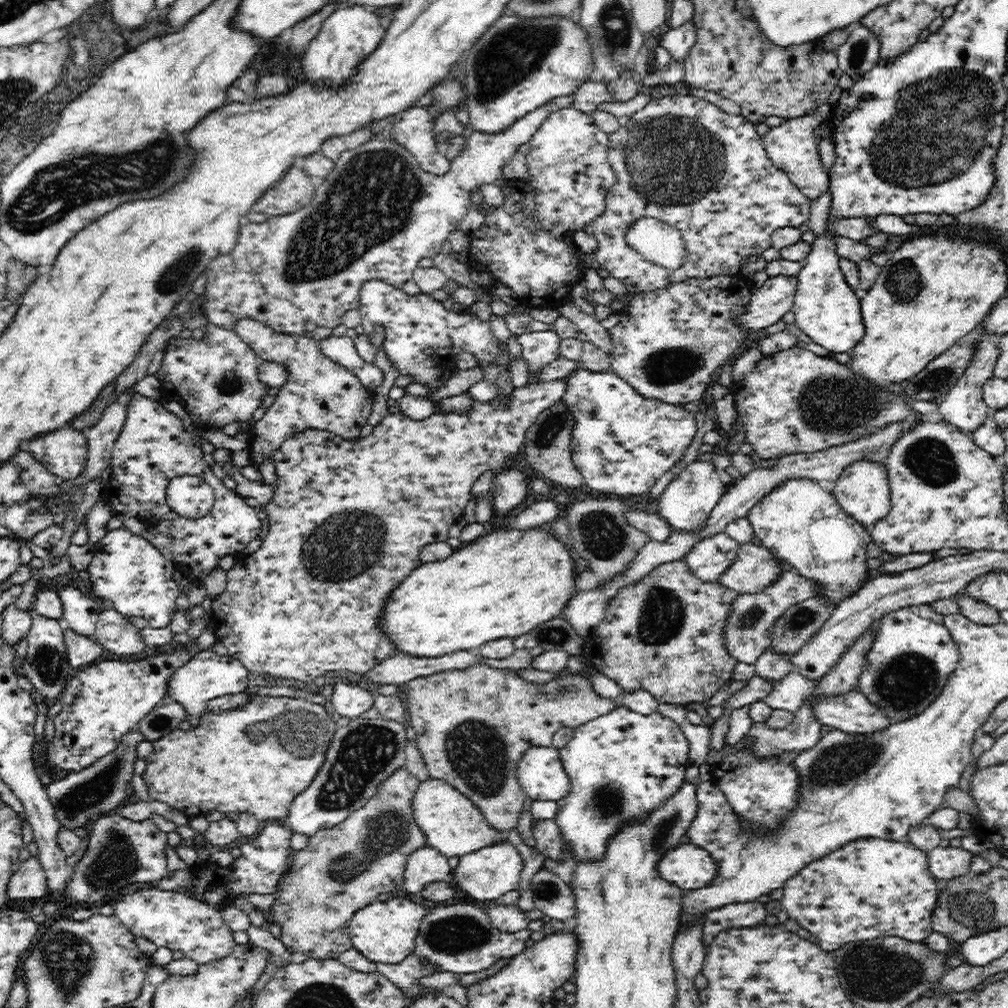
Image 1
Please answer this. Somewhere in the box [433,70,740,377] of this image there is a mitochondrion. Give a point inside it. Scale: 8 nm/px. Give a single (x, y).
(667, 157)

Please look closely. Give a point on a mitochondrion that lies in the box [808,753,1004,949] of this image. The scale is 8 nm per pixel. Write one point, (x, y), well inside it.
(973, 908)

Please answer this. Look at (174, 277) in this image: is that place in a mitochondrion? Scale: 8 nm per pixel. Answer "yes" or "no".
yes

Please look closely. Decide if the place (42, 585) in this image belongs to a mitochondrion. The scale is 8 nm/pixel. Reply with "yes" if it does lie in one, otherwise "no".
no

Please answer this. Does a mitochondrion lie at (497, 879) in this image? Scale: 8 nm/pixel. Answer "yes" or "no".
no

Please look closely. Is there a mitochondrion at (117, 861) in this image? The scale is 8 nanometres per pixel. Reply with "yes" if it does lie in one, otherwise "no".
yes

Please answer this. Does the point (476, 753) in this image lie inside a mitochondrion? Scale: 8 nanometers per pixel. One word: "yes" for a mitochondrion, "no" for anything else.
yes

